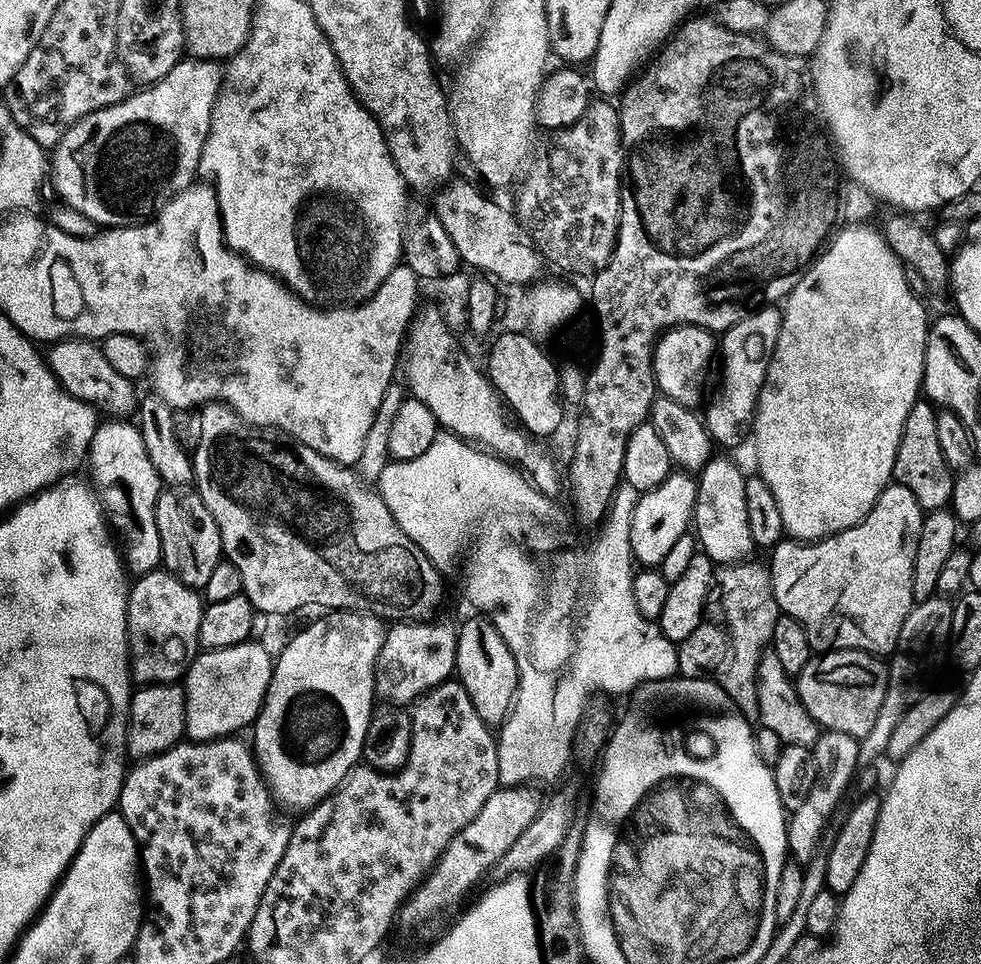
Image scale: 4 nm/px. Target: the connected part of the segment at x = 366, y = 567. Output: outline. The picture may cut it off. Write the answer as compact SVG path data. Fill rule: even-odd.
M209 402L199 409L200 437L196 440L196 449L191 449L192 479L194 490L202 498L206 510L214 518L220 535L220 547L223 555L238 570L243 595L247 596L257 613L269 618L288 616L299 608L308 608L317 604L320 610L347 610L349 612L369 612L379 616L385 622L407 622L427 620L437 615L436 607L444 600L444 580L440 577L441 569L432 563L431 558L400 529L394 514L386 506L375 487L365 484L351 467L334 462L298 442L285 432L271 428L259 428L257 424L247 424L233 408L223 402Z

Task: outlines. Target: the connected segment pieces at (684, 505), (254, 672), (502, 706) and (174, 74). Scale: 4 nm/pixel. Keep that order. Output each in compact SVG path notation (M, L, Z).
M683 470L673 471L656 488L643 493L637 499L634 506L634 514L630 518L630 546L632 547L632 558L637 565L652 570L659 566L666 558L666 554L689 531L694 520L694 509L696 506L696 480Z
M245 642L238 646L228 646L222 650L204 650L193 658L192 664L182 677L186 722L184 734L189 741L219 740L222 736L239 733L239 728L255 725L260 714L260 707L270 686L274 667L273 653L268 653L260 642Z
M473 615L473 620L468 620L459 625L456 633L456 671L455 679L466 690L470 702L474 702L474 710L478 710L478 718L482 718L489 726L499 726L508 719L508 712L516 696L516 687L519 682L519 672L516 669L512 651L506 646L502 634L493 626L492 621L483 615Z
M195 58L181 59L179 64L166 74L156 84L145 87L143 90L133 91L126 99L117 104L106 106L102 110L94 110L86 118L82 118L74 126L70 126L58 143L50 156L50 184L56 187L56 192L61 201L74 210L82 210L86 218L90 218L98 226L107 226L108 228L122 228L130 224L139 224L159 212L160 207L170 198L177 196L183 188L197 179L198 169L200 167L200 155L202 146L206 142L206 134L210 130L210 114L214 110L216 95L220 92L220 81L222 79L222 68L215 60L197 60Z

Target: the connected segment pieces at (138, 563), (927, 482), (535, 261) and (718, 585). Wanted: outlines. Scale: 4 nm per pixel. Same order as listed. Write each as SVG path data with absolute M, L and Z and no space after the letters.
M124 418L105 421L105 424L104 421L97 423L96 433L88 447L86 464L92 467L90 483L118 541L125 569L132 574L155 572L162 564L158 522L154 522L162 481L158 470L154 470L154 462L150 462L150 454L146 454L146 442L142 442L139 427Z
M917 399L904 423L902 438L898 442L898 454L894 458L892 480L906 486L914 498L918 498L925 513L935 508L948 508L954 479L953 469L949 468L946 458L942 458L942 448L938 446L937 409L927 399Z
M449 179L440 185L434 196L434 214L438 222L442 222L446 234L450 234L450 242L454 242L454 248L458 250L461 261L477 268L480 271L477 273L487 274L501 285L504 283L528 286L539 281L542 257L532 247L528 231L520 225L520 221L509 209L507 212L498 201L491 200L483 192L483 187L475 188L468 180L456 179Z
M749 558L739 564L717 567L706 609L707 615L728 634L730 668L741 672L748 682L755 681L756 664L769 647L774 634L774 622L782 614L774 598L771 571L754 561Z

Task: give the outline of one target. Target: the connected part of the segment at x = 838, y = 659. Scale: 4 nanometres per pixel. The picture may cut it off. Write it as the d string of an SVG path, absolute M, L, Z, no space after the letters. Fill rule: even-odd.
M833 650L809 660L795 677L794 687L800 705L821 729L861 738L870 734L878 716L886 695L887 678L888 670L883 659L866 652Z

